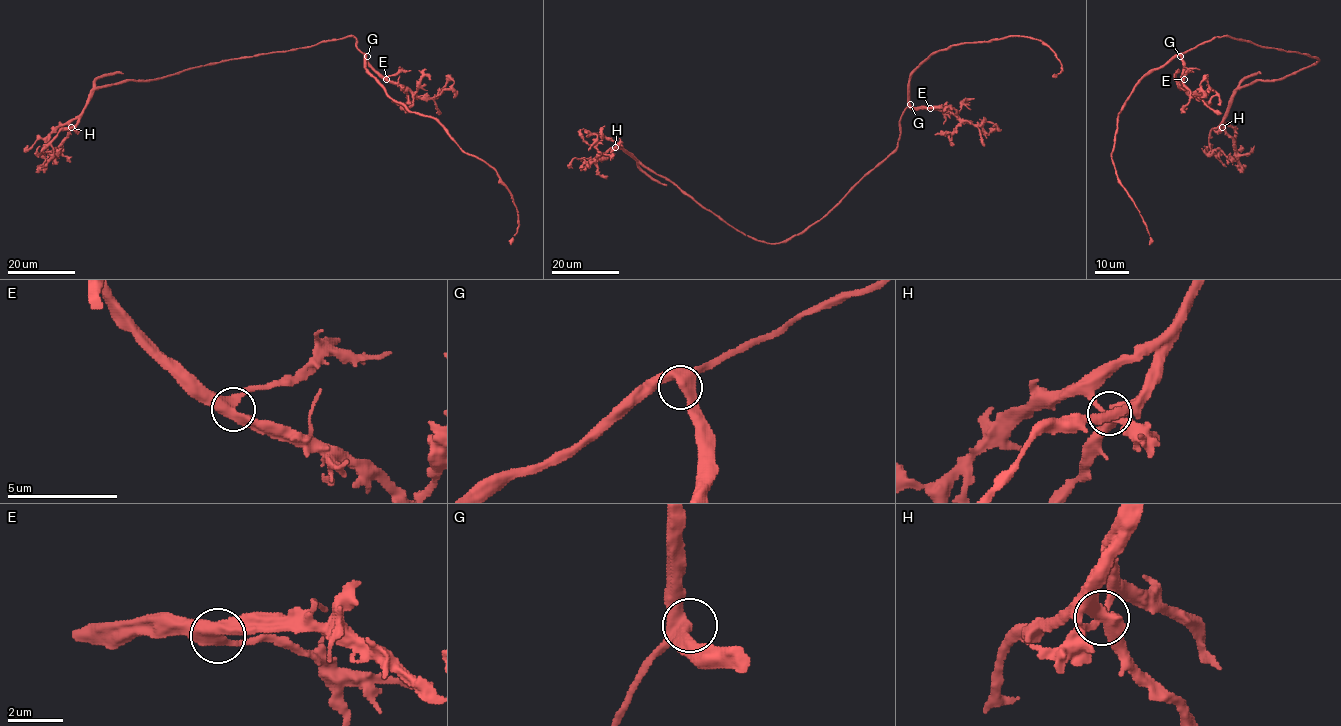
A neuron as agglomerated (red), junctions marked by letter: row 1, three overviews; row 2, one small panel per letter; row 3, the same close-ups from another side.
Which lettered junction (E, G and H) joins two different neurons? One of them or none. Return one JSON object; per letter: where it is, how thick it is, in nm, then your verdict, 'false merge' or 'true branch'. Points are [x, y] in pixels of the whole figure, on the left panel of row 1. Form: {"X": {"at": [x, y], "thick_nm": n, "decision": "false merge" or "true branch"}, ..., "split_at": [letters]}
{"E": {"at": [386, 79], "thick_nm": 440, "decision": "true branch"}, "G": {"at": [367, 56], "thick_nm": 400, "decision": "true branch"}, "H": {"at": [71, 127], "thick_nm": 440, "decision": "false merge"}, "split_at": ["H"]}

